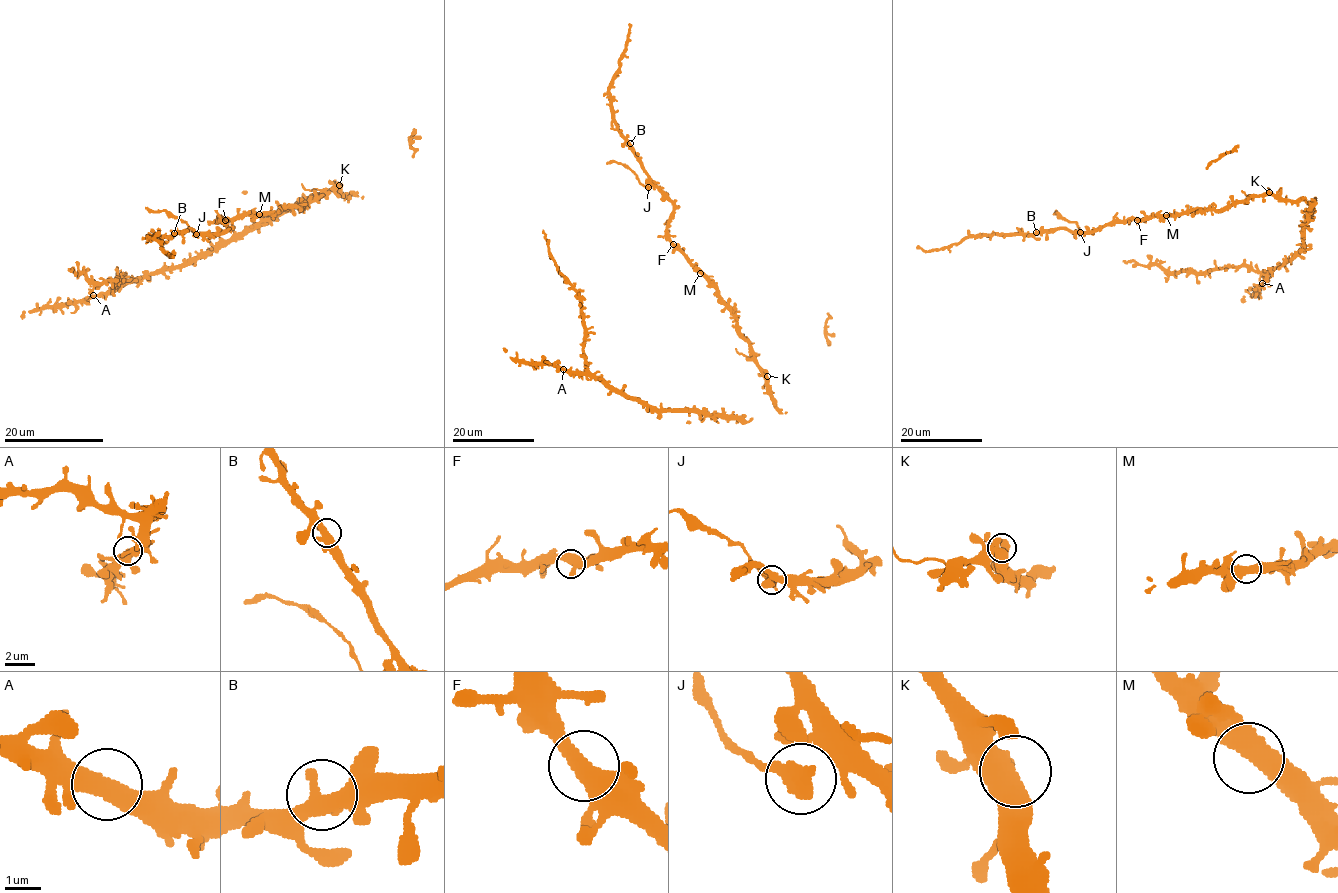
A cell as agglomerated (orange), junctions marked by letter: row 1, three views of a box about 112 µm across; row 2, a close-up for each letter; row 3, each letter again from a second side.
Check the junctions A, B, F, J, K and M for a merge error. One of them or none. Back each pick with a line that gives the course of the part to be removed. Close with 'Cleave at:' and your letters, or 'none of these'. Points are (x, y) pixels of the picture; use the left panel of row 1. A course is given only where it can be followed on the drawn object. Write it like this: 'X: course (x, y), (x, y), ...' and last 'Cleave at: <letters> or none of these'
J: course (196, 233), (172, 214), (149, 211), (145, 207)
Cleave at: J

